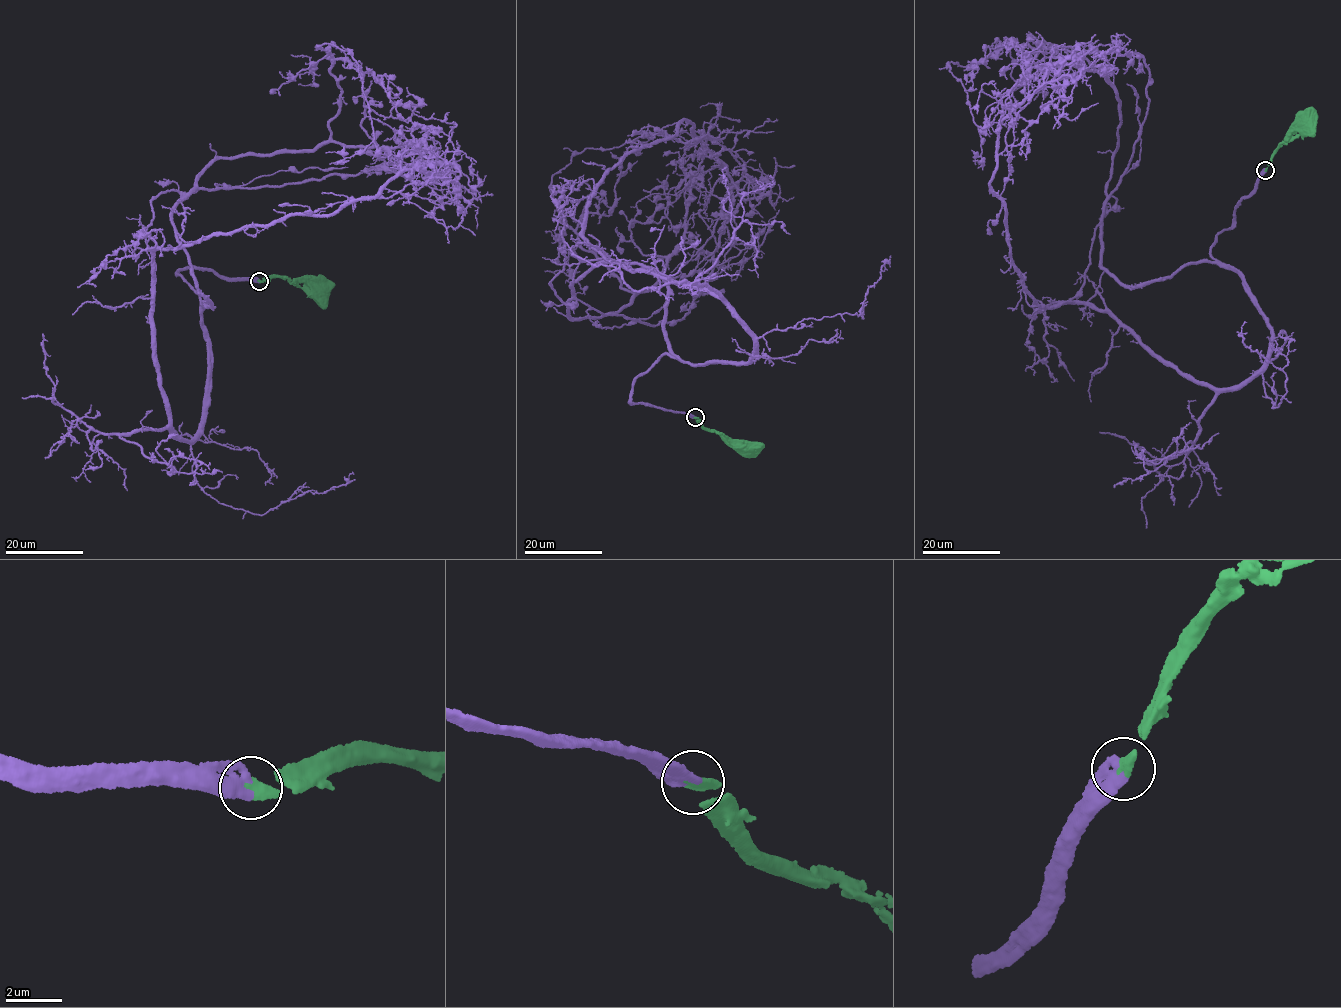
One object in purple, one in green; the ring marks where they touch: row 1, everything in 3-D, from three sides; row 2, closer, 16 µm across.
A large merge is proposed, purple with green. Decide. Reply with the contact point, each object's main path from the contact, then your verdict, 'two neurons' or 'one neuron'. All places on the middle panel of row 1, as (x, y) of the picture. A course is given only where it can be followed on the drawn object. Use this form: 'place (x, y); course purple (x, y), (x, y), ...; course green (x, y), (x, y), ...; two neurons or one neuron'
place (695, 417); course purple (694, 418), (630, 401), (659, 275), (566, 308), (682, 241), (704, 135), (631, 136); course green (694, 418), (706, 428), (747, 447); one neuron

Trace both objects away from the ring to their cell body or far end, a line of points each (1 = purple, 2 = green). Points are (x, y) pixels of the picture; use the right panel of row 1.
1: (1265, 170), (1215, 260), (1123, 283), (1101, 218), (1121, 107), (1107, 74), (1049, 62), (1002, 112), (992, 233)
2: (1265, 170), (1276, 150), (1288, 141), (1289, 136), (1302, 122), (1306, 123)

